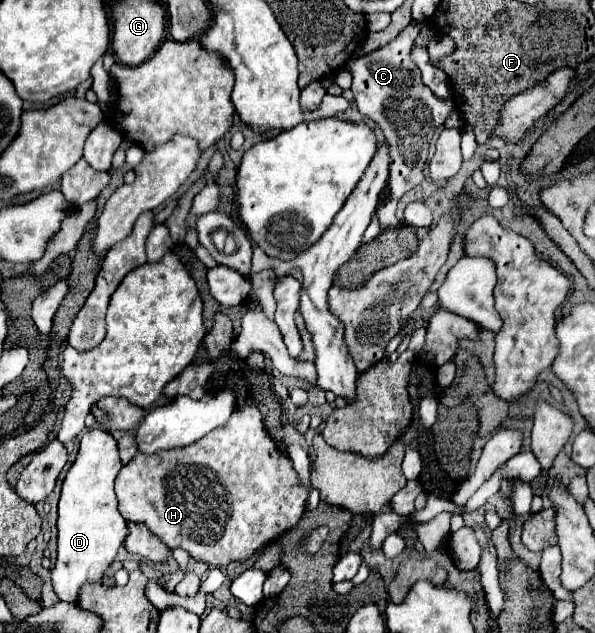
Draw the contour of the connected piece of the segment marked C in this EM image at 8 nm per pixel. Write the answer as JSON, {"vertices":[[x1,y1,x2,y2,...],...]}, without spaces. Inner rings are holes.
{"vertices":[[407,26,393,42,389,42,383,48,377,48,357,60,351,62,349,72,353,76,351,92,355,94,355,104,359,112,371,120,375,120,383,134,385,140,391,148,391,172,389,172,389,190,391,190,391,202,375,210,375,216,381,224,381,230,385,228,409,227,414,230,417,238,424,238,430,228,417,228,402,223,399,218,395,218,395,208,397,200,417,184,425,180,425,160,427,160,427,150,429,142,435,134,437,128,445,124,449,114,457,108,453,98,437,98,423,82,417,66,411,62,411,46,413,38,417,38,419,28]]}

